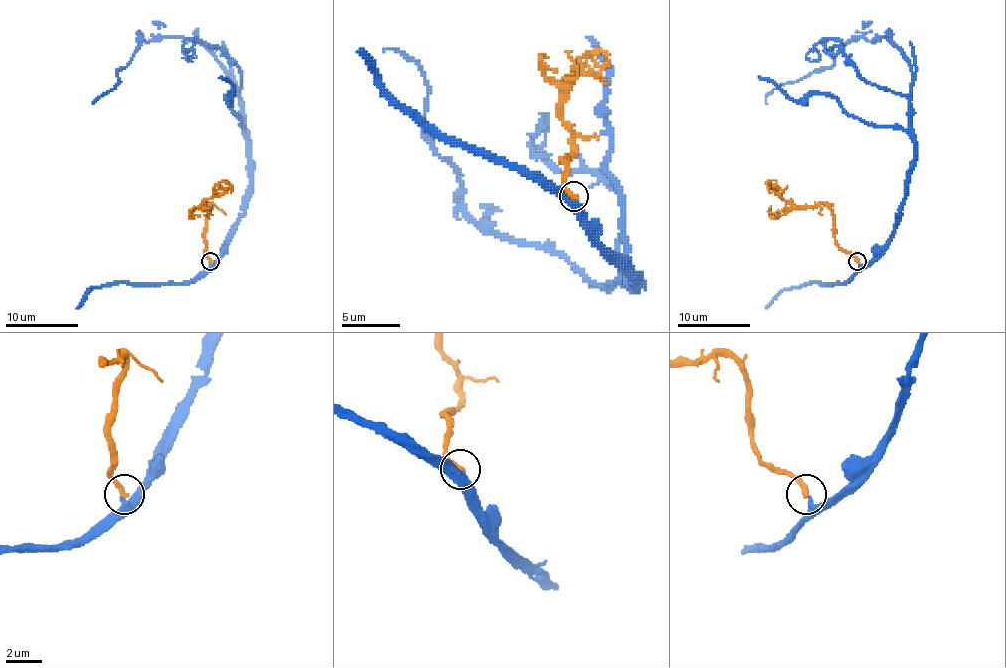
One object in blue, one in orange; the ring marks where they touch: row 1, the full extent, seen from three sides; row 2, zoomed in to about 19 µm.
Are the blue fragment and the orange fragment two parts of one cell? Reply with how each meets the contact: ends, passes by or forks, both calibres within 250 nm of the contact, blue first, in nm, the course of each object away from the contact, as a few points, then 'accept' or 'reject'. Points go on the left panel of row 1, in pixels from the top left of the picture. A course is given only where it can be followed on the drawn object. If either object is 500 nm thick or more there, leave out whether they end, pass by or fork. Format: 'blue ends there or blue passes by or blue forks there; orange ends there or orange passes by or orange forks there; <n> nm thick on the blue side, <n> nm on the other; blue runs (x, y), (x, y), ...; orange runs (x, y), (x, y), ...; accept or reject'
blue passes by; orange ends there; 240 nm thick on the blue side, 320 nm on the other; blue runs (211, 262), (249, 193), (244, 101), (222, 65), (200, 43), (141, 37), (116, 72), (119, 81), (92, 103); orange runs (211, 261), (205, 253), (209, 204), (203, 206), (203, 202), (222, 182), (229, 186), (231, 193); accept

